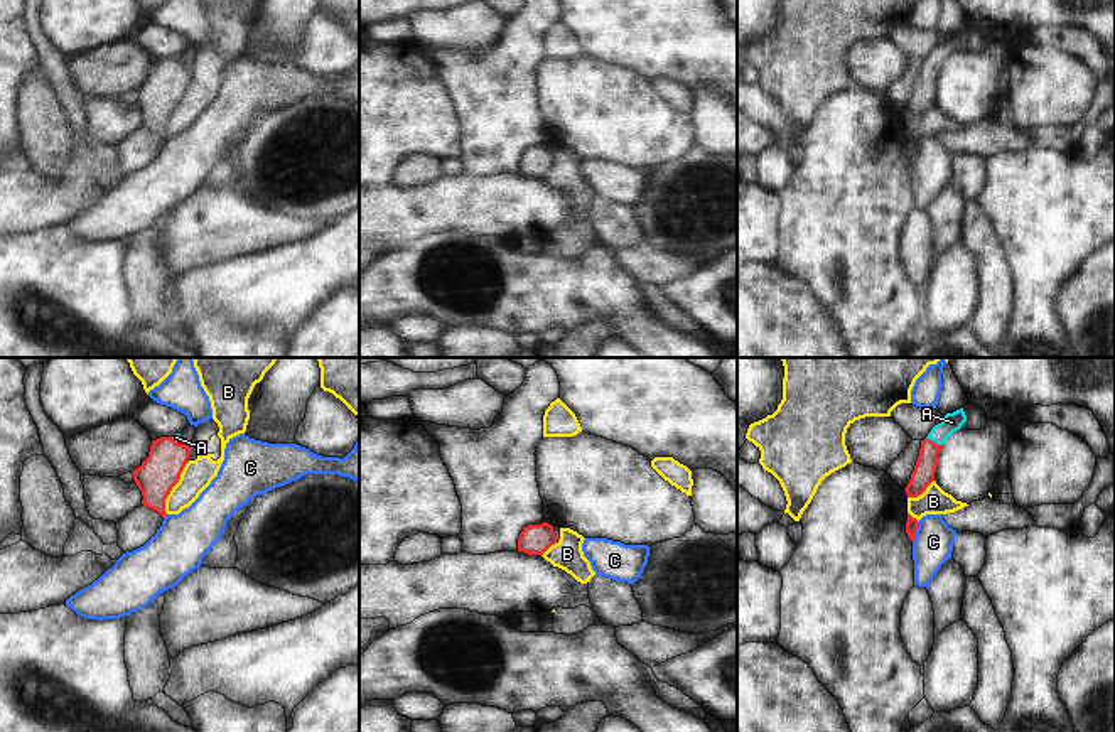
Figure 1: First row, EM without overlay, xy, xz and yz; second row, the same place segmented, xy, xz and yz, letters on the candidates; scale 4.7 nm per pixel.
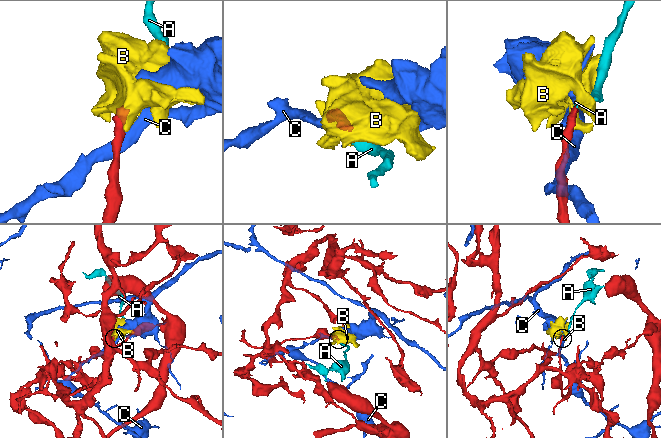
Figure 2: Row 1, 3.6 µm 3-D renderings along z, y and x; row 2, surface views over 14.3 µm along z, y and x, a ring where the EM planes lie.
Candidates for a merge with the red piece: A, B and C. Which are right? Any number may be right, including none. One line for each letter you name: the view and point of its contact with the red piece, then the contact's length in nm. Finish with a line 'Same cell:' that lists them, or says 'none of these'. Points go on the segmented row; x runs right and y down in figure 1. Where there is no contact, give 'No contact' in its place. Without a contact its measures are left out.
A: Touches red at yz (931, 441). Shared border 80 nm
Same cell: A

